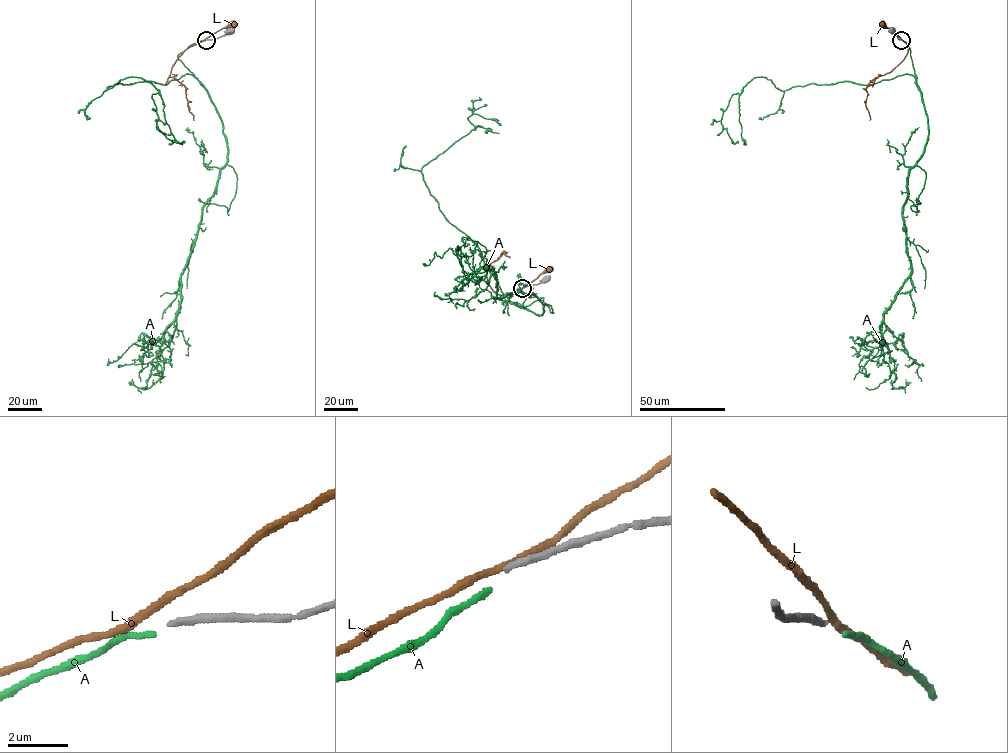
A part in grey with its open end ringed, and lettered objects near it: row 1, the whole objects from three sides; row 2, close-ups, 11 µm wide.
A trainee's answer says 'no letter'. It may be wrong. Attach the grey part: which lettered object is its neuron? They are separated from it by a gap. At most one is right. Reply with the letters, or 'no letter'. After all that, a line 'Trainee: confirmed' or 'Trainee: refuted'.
no letter
Trainee: confirmed

